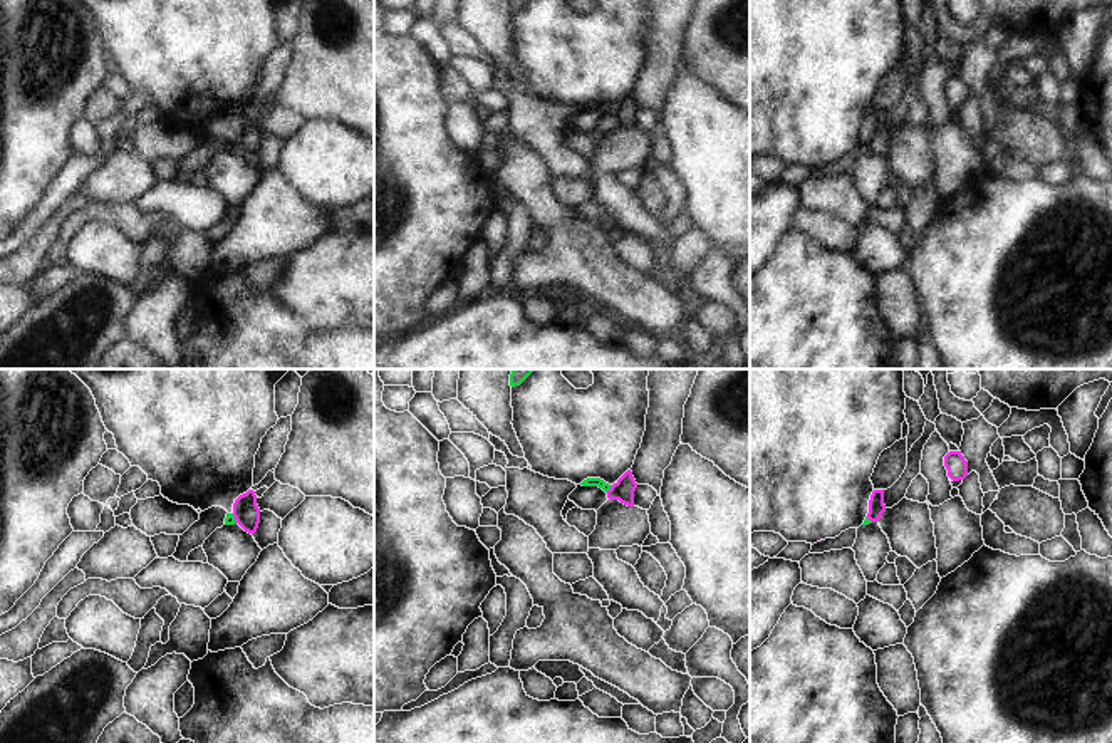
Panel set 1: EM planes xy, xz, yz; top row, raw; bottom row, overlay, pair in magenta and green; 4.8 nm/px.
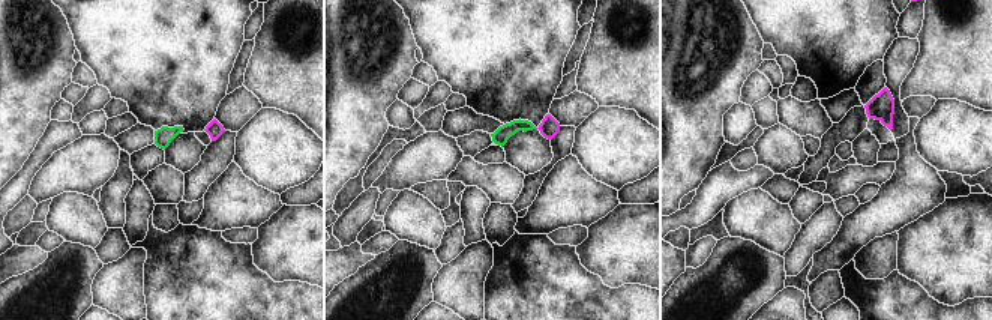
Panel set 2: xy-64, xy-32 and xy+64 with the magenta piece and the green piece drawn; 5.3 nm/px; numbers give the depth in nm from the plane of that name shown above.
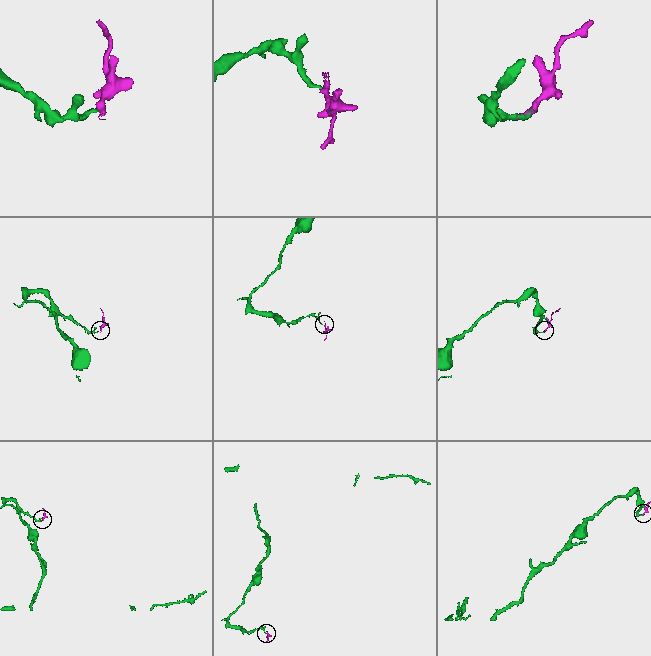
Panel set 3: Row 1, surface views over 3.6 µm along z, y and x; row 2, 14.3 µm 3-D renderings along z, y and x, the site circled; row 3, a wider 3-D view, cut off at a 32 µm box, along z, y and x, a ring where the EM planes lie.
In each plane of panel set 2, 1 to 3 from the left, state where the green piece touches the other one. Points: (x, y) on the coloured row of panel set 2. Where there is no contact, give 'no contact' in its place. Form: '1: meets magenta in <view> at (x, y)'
1: no contact
2: no contact
3: no contact

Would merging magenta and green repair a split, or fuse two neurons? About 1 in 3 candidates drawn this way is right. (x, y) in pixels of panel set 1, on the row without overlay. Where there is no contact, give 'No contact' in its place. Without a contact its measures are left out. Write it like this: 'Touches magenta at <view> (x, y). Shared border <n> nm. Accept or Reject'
Touches magenta at xz (611, 113). Shared border 50 nm. Reject

